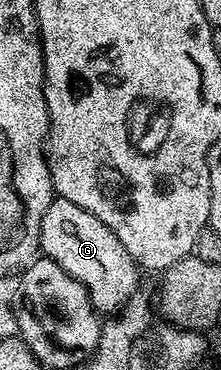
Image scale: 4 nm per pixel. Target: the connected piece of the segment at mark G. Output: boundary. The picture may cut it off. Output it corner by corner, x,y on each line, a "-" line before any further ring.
64,197
53,199
50,207
46,207
46,215
42,215
39,252
58,263
66,275
72,275
78,283
82,283
97,314
115,314
137,292
138,266
118,235
114,235
102,219
90,215
90,211
82,211
78,203
70,203

